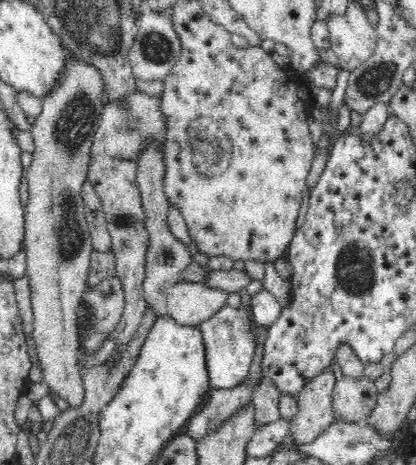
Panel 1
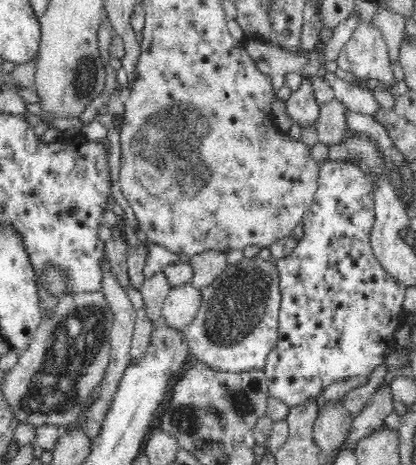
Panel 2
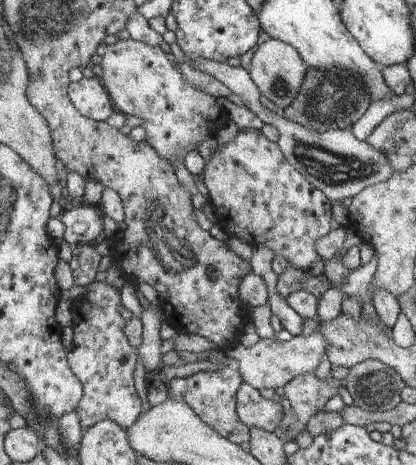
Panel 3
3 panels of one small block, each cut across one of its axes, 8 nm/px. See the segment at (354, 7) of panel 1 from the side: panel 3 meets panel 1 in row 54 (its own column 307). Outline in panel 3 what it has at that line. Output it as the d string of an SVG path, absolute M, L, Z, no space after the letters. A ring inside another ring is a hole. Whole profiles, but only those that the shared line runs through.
M312 333L309 336L296 335L289 341L276 339L260 339L256 344L245 348L238 343L234 348L221 352L224 356L238 360L239 372L244 383L258 390L260 388L282 388L293 378L301 374L316 371L324 353L327 352L327 342L323 334Z

